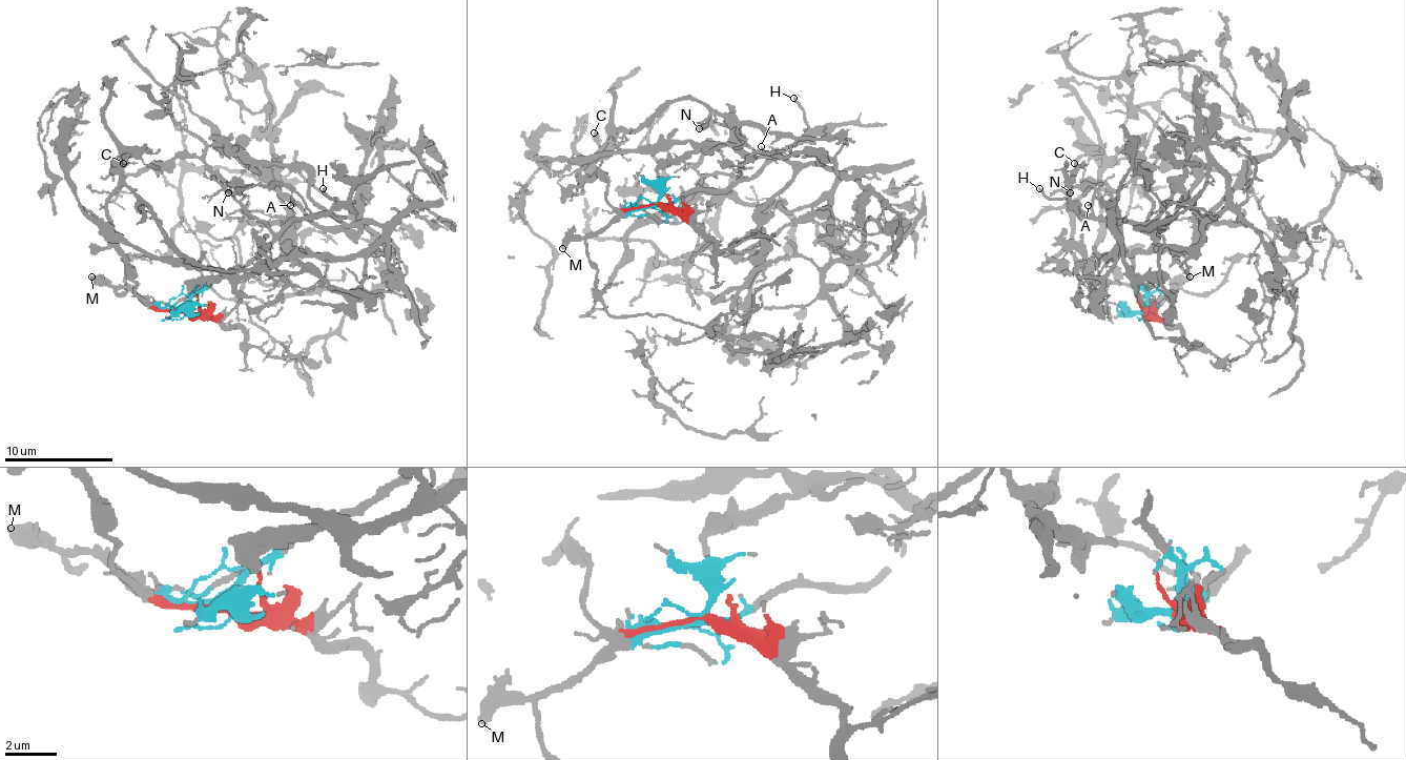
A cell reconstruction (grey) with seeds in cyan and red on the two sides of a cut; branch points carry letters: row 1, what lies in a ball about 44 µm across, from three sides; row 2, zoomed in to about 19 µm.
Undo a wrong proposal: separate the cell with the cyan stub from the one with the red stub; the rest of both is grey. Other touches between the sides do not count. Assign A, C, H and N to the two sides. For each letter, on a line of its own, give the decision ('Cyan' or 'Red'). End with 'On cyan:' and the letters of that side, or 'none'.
A: Cyan
C: Red
H: Cyan
N: Cyan
On cyan: A, H, N

